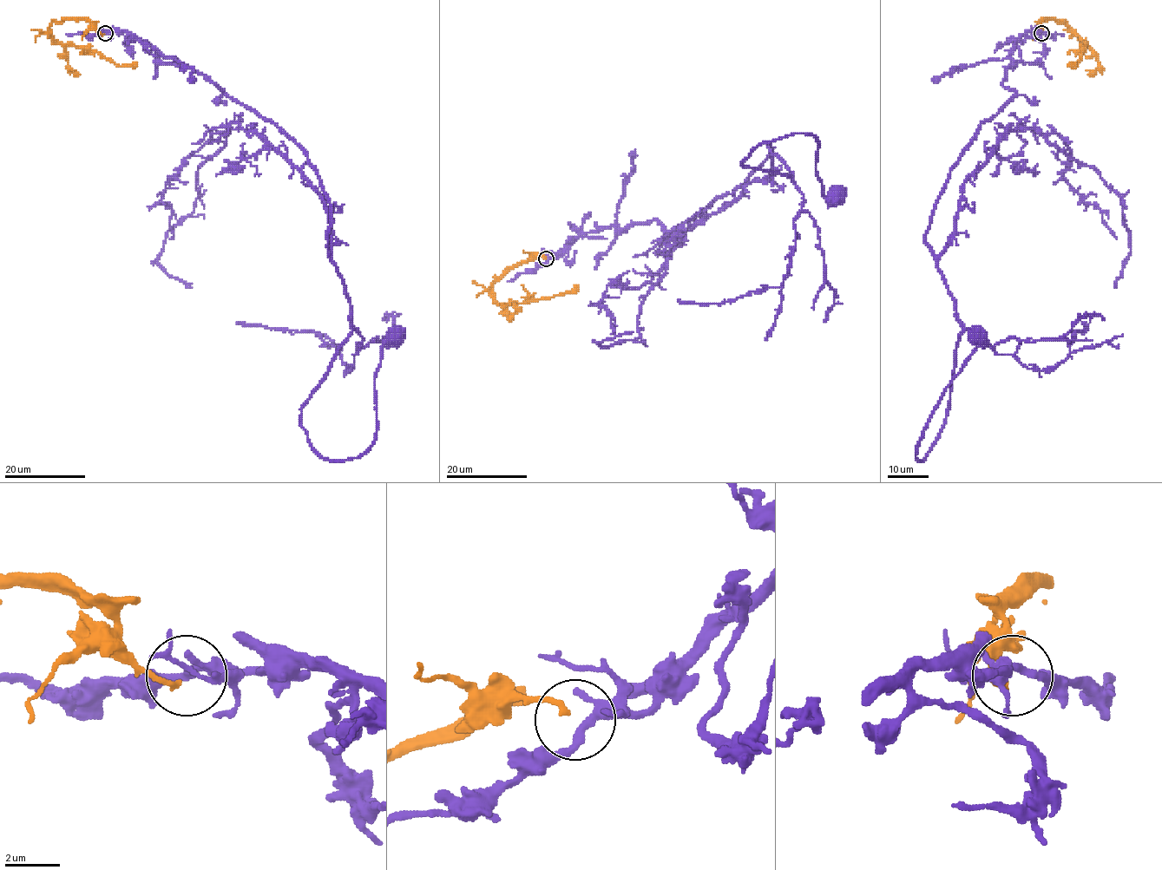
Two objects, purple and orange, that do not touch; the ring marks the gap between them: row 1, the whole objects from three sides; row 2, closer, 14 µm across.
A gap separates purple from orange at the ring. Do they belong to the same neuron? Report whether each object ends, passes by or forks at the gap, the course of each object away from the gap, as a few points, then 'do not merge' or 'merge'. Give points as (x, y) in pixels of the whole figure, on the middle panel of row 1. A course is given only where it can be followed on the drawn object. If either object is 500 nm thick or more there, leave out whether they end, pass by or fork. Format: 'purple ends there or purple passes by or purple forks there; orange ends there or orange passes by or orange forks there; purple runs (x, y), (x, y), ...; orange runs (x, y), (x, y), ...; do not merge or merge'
purple forks there; orange ends there; purple runs (547, 259), (607, 226), (669, 232), (768, 142), (794, 180), (741, 161), (795, 134), (838, 192); orange runs (545, 258), (534, 256), (508, 268), (490, 289), (490, 295), (502, 304), (524, 303), (569, 293), (578, 284); merge

